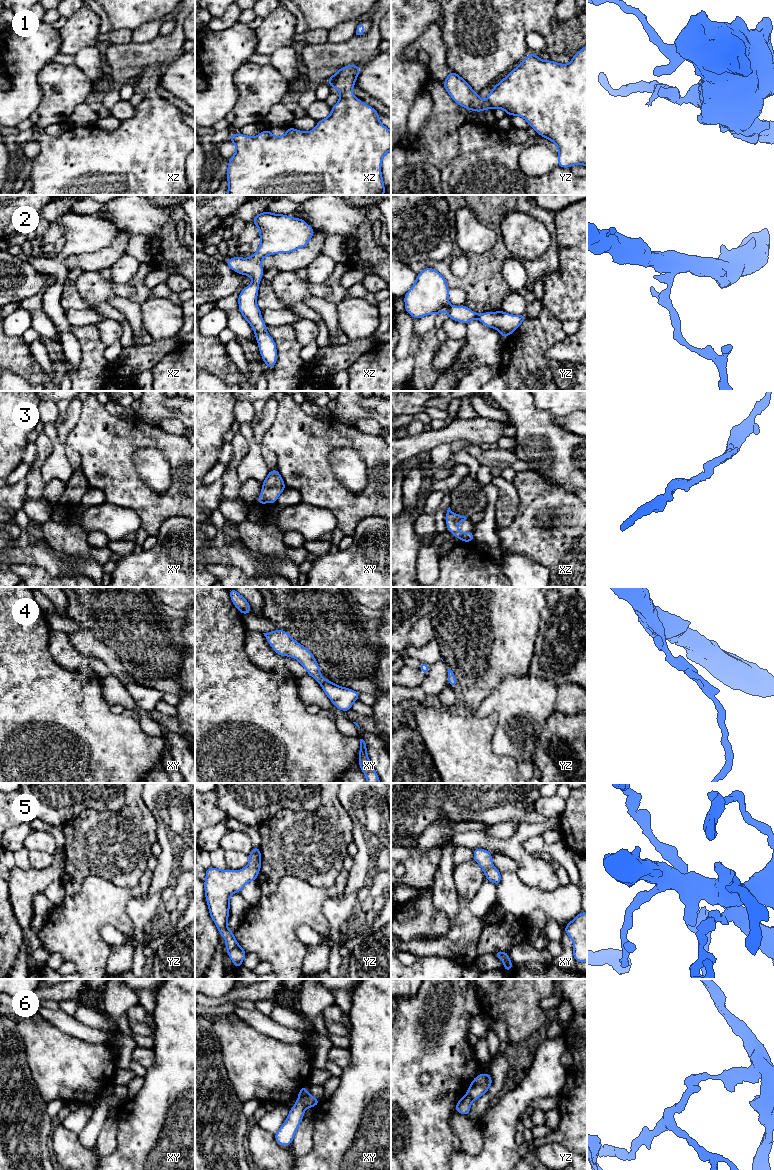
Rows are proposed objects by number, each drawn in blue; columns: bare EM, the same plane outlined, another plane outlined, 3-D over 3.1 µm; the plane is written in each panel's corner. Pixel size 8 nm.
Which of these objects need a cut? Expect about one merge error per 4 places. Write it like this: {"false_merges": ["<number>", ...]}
{"false_merges": ["6"]}

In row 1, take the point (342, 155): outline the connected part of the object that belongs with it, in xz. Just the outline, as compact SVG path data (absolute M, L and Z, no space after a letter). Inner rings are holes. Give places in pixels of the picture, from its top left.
M347 65L340 68L332 75L327 83L338 90L341 95L338 102L331 107L331 114L317 122L314 129L308 132L299 131L292 127L287 127L285 135L274 136L269 129L262 131L255 137L238 134L230 134L229 140L236 146L235 154L228 160L228 169L226 177L228 180L228 191L226 195L384 195L385 186L381 173L381 164L384 156L391 150L391 131L384 126L379 119L379 112L366 103L363 103L351 90L355 86L356 79L360 73L360 66Z

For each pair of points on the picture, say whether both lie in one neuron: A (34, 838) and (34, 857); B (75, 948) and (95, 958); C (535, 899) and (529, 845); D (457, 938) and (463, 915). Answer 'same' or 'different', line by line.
A: different
B: same
C: different
D: same

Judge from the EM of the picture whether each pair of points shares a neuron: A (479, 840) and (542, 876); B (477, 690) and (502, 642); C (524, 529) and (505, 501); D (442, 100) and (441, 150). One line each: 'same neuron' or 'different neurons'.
A: same neuron
B: same neuron
C: different neurons
D: same neuron

